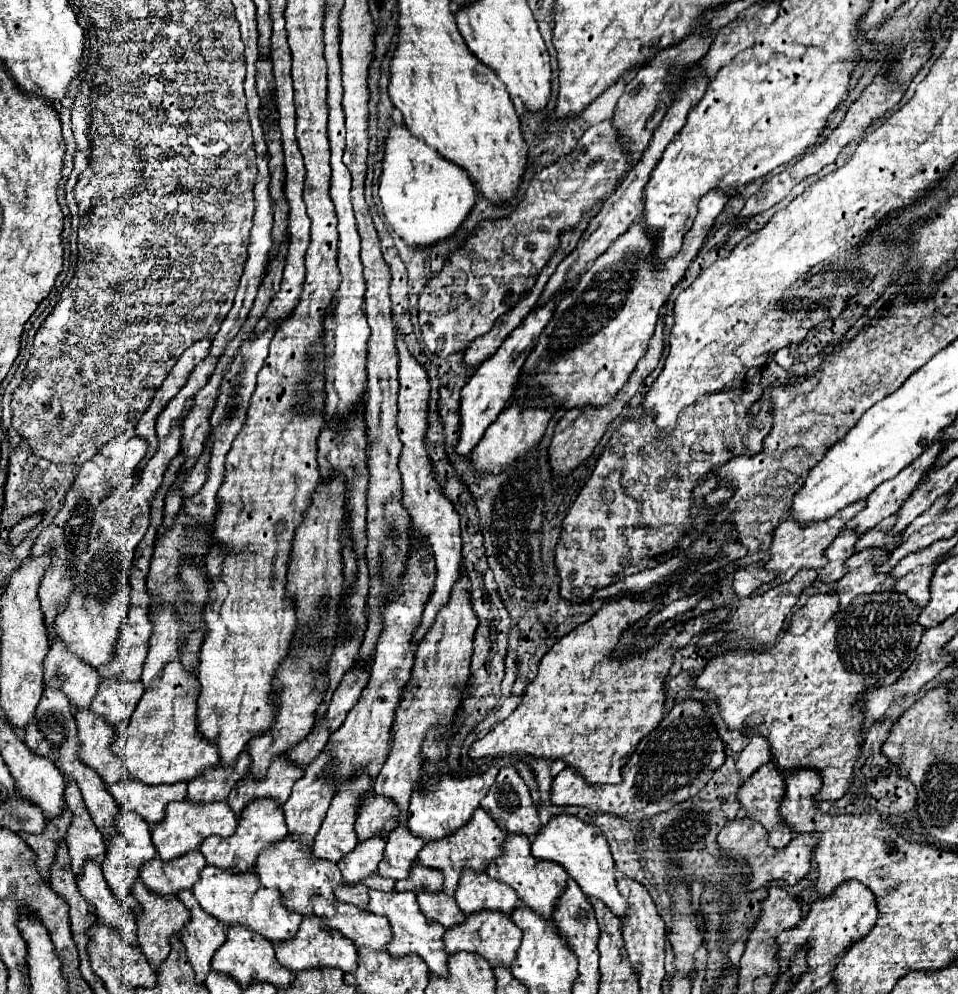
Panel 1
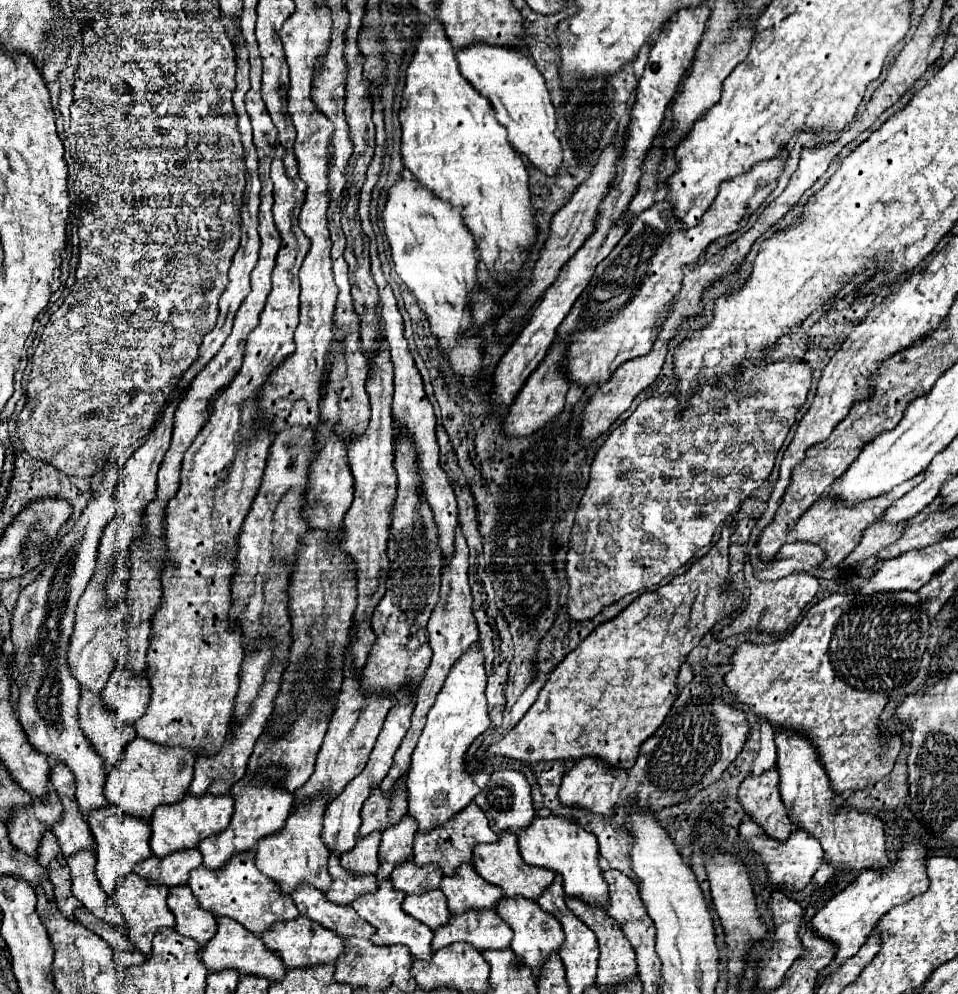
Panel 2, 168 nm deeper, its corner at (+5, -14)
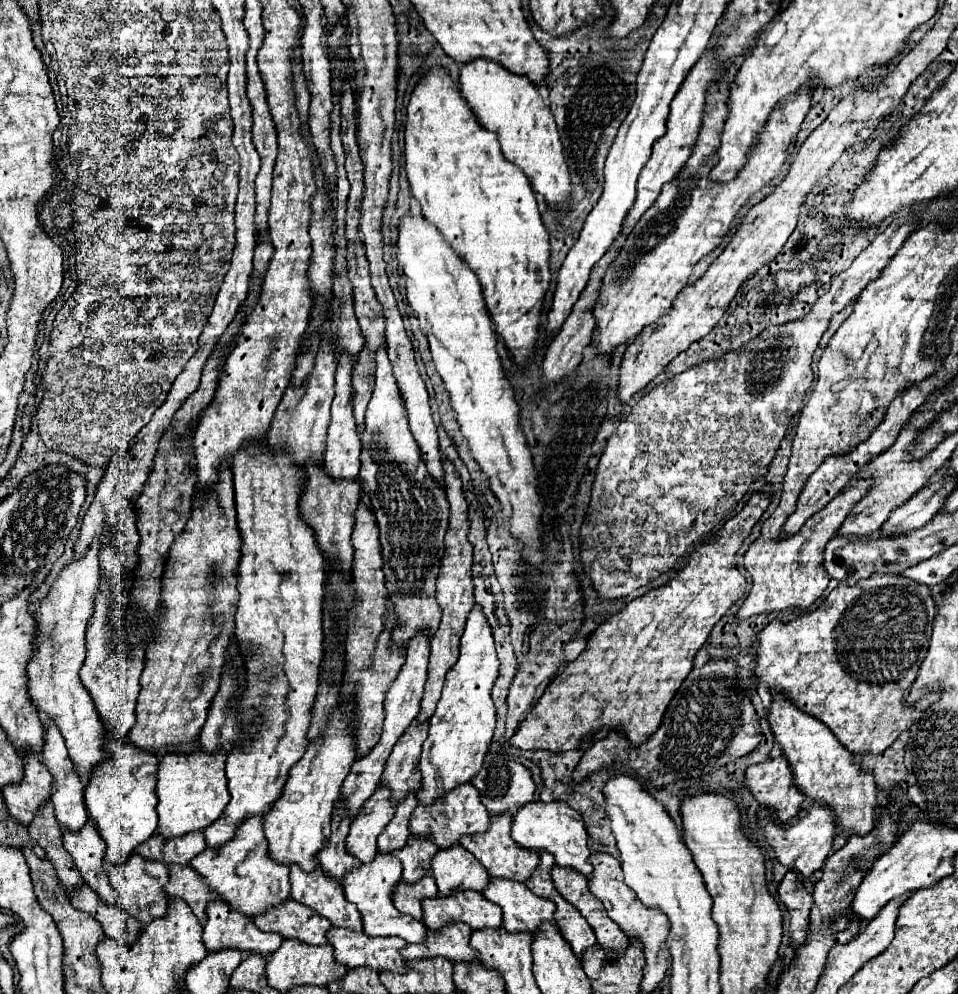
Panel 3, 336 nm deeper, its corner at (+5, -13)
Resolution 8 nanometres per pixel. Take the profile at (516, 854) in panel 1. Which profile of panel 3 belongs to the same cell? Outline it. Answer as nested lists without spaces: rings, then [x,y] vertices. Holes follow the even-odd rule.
[[[500,814],[502,818],[492,818],[490,828],[484,834],[472,834],[460,838],[460,844],[470,850],[488,870],[492,878],[512,878],[516,882],[526,882],[530,874],[536,870],[536,864],[540,862],[538,854],[534,850],[524,850],[518,842],[512,840],[510,836],[510,826],[512,826],[512,814]]]

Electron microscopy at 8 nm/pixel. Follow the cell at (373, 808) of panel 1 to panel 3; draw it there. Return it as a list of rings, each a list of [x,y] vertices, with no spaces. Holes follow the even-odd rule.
[[[412,722],[398,744],[394,746],[386,770],[382,774],[382,784],[392,788],[392,804],[398,804],[408,790],[416,792],[420,788],[420,752],[428,738],[428,722]]]

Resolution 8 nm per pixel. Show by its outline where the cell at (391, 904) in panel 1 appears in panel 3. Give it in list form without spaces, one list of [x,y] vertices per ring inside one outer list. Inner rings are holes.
[[[378,852],[376,862],[370,862],[368,866],[360,864],[358,868],[348,870],[346,878],[342,880],[342,886],[344,886],[346,900],[356,902],[362,914],[364,932],[368,936],[398,936],[398,938],[404,938],[406,942],[422,942],[426,938],[426,926],[420,920],[398,912],[392,904],[392,890],[400,878],[402,878],[400,860],[394,858],[392,854]]]

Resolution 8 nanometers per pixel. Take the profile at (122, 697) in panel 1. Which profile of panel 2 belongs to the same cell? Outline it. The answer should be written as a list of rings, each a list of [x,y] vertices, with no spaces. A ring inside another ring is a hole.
[[[118,665],[100,697],[106,711],[120,717],[122,723],[134,723],[144,715],[150,699],[146,671],[142,675],[134,675],[128,665]]]

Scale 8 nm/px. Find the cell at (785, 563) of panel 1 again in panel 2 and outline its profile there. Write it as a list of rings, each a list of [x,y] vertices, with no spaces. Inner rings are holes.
[[[916,475],[914,479],[902,483],[900,487],[894,487],[892,491],[884,493],[884,495],[878,495],[876,499],[868,499],[868,503],[860,503],[856,507],[842,507],[840,503],[832,503],[828,497],[820,497],[796,523],[794,531],[792,531],[792,539],[794,541],[804,541],[804,543],[816,543],[822,551],[826,551],[826,559],[824,563],[820,563],[820,569],[826,571],[828,567],[834,567],[838,565],[842,559],[848,557],[848,553],[854,549],[854,545],[860,541],[860,535],[862,531],[872,525],[882,513],[886,507],[890,507],[896,499],[900,499],[904,493],[908,493],[910,489],[914,489],[920,479],[924,479],[922,475]]]

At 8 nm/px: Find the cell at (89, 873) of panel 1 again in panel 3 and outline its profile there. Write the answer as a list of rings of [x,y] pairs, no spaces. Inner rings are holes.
[[[86,822],[80,830],[62,830],[64,848],[74,858],[84,882],[108,904],[118,904],[116,890],[108,882],[104,864],[104,840],[96,834],[94,822]]]

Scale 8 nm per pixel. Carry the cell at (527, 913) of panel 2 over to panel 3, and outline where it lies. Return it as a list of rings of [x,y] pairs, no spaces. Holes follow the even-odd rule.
[[[490,878],[482,894],[502,908],[502,926],[508,932],[534,934],[542,920],[554,920],[556,906],[546,898],[534,896],[522,882]]]

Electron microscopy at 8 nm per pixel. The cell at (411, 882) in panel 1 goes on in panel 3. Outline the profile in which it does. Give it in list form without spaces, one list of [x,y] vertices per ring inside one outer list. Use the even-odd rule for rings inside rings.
[[[410,834],[406,846],[394,850],[392,854],[402,862],[402,880],[412,884],[430,874],[430,862],[436,852],[438,846],[430,838],[416,838],[414,834]]]

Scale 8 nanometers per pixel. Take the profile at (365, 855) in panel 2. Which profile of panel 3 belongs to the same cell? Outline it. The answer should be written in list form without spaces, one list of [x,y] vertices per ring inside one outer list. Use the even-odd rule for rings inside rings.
[[[378,786],[350,824],[346,848],[352,856],[356,856],[364,864],[374,860],[378,852],[376,836],[394,816],[394,806],[390,802],[390,796],[392,790],[388,790],[388,786]]]

